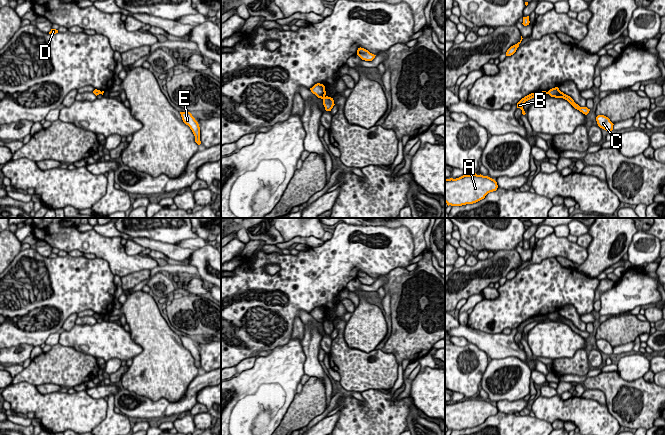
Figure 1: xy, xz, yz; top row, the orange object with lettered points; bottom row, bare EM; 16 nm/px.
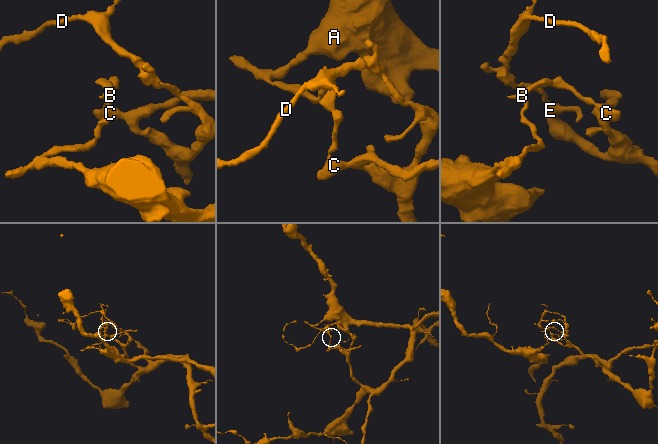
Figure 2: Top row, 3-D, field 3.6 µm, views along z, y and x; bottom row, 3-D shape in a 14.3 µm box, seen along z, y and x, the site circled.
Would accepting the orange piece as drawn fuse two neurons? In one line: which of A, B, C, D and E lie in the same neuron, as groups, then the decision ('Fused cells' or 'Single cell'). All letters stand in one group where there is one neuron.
Groups: A B / C D E. Fused cells

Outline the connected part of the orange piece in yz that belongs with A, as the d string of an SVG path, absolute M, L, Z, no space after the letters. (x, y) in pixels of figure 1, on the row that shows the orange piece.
M463 175L459 178L445 179L445 202L451 206L473 204L498 188L497 182L483 175Z

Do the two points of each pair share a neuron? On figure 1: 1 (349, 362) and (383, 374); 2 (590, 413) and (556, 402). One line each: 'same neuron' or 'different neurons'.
1: same neuron
2: same neuron

